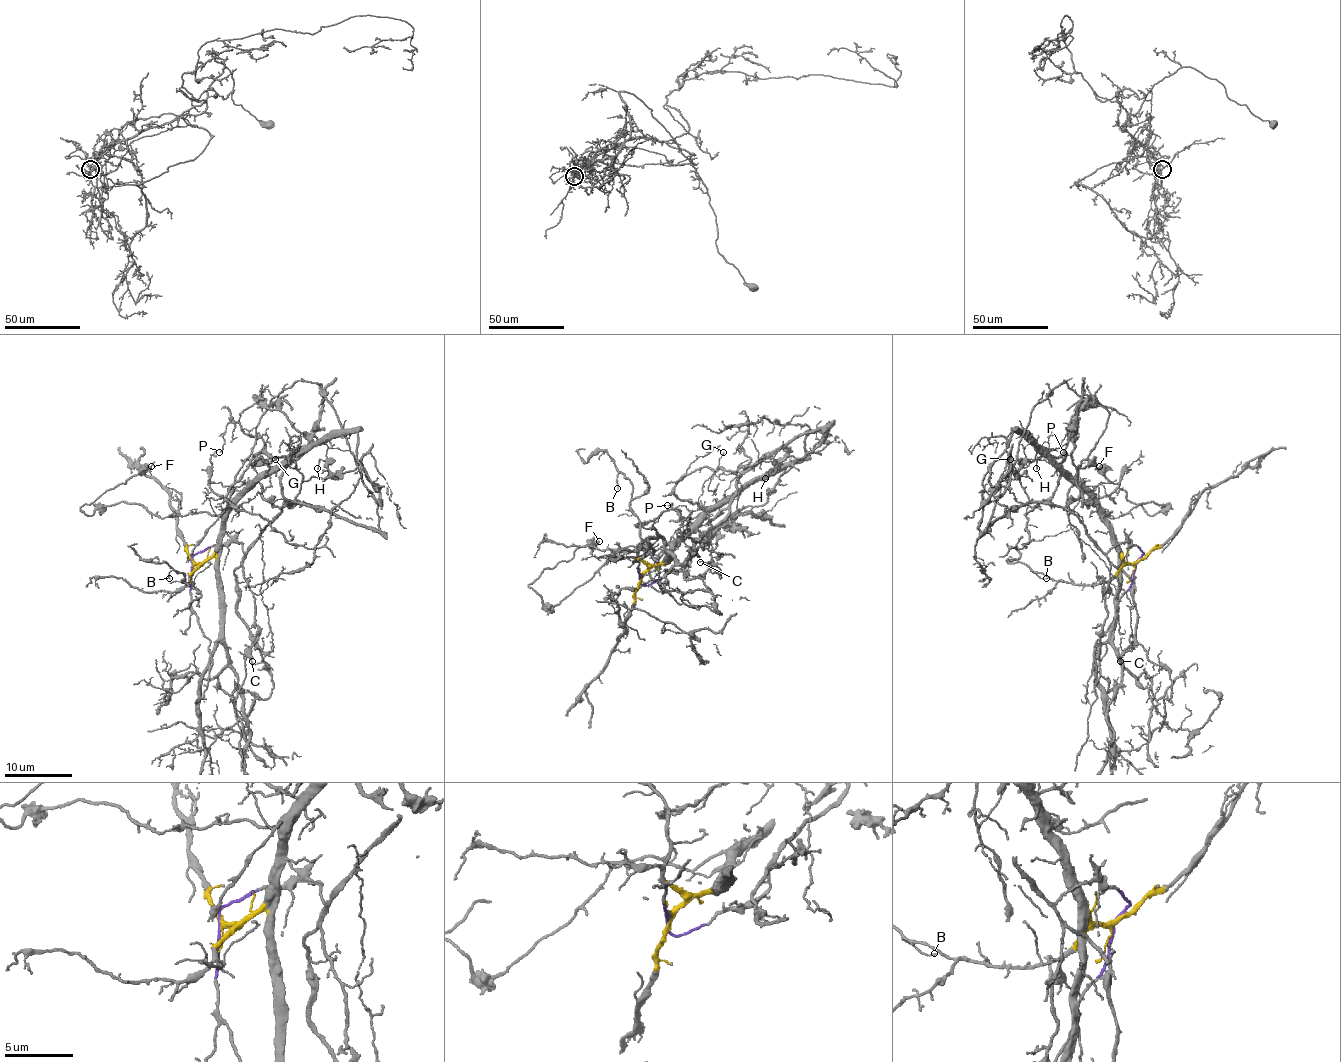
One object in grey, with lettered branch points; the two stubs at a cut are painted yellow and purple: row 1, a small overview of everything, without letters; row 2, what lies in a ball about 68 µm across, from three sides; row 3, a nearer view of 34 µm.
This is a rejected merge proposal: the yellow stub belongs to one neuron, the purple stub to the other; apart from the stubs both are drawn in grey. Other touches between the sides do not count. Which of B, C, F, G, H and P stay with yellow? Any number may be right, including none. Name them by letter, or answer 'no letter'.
B, F, G, H, P

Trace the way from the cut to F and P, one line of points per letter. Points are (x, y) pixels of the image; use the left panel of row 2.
F: (192, 562), (214, 552), (219, 516), (204, 511), (160, 518), (121, 501), (92, 515), (80, 508), (151, 466)
P: (192, 562), (204, 562), (214, 552), (226, 511), (270, 471), (265, 443), (238, 423), (226, 427), (219, 452)

